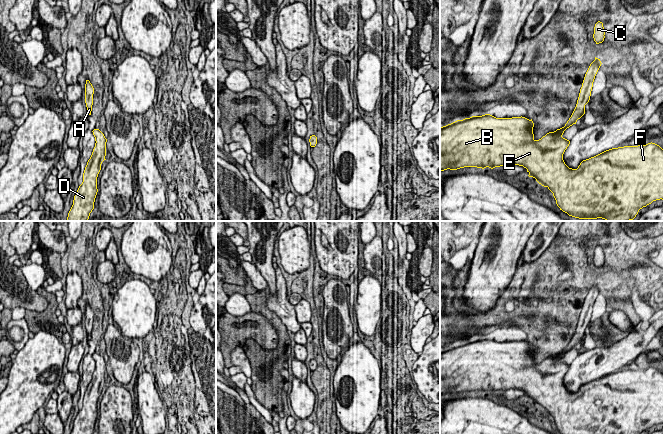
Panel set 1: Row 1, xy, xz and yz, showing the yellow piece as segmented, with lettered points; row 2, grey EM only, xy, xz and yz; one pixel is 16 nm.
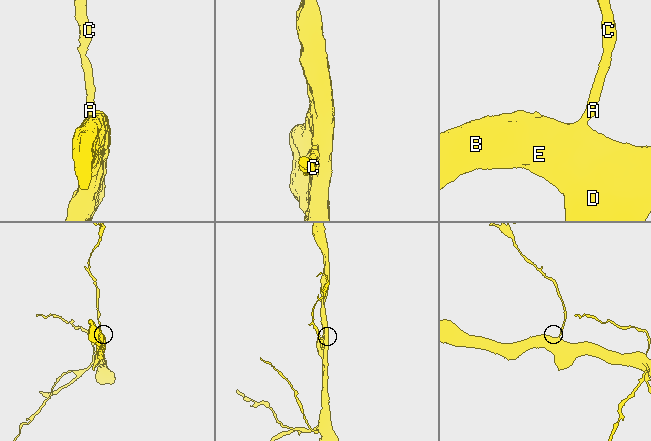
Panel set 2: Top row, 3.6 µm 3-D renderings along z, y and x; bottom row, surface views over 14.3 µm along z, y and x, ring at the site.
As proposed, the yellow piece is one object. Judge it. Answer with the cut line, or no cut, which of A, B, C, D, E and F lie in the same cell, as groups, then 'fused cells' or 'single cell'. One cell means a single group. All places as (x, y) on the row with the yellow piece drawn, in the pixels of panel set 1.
no cut | A B C D E F | single cell

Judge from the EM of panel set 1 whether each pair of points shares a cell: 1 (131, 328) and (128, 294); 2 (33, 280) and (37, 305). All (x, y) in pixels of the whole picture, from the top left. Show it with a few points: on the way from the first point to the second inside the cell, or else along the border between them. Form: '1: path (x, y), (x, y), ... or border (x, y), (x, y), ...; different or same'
1: path (131, 320), (131, 302); same
2: border (21, 271), (27, 285), (36, 291); different

